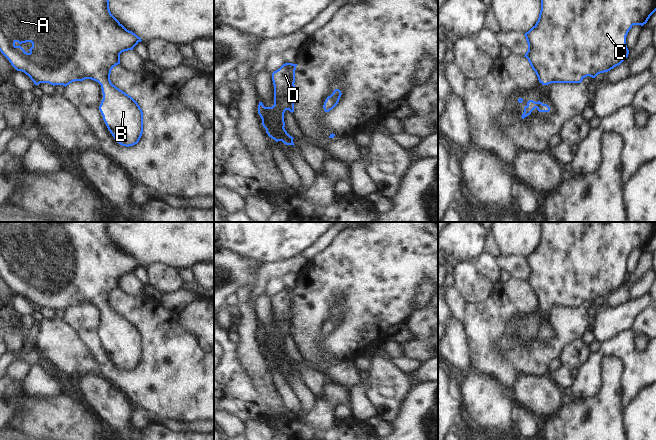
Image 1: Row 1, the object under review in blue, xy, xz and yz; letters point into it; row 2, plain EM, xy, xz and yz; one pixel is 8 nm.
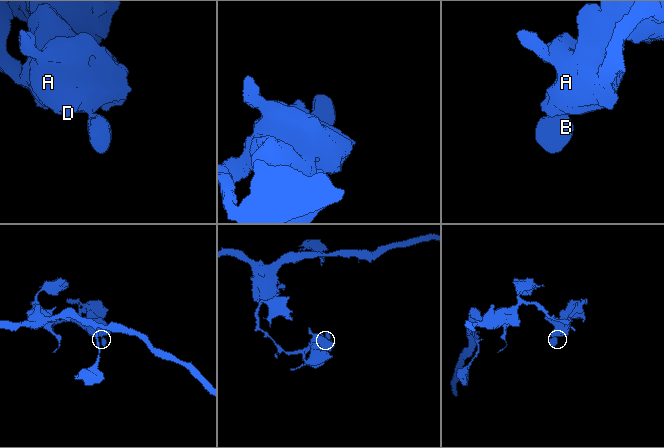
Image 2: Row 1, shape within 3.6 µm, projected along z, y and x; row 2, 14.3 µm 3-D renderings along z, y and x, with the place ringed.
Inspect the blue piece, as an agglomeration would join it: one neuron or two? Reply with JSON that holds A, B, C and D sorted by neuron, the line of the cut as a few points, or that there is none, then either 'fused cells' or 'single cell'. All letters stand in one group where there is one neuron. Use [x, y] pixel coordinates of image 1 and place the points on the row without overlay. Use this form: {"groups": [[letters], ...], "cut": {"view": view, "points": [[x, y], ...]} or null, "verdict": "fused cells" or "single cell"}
{"groups": [["A", "B", "C", "D"]], "cut": null, "verdict": "single cell"}

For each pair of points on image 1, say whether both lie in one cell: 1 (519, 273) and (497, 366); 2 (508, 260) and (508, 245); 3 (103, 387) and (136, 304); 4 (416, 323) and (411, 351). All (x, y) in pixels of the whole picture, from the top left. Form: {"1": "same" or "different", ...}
{"1": "different", "2": "different", "3": "different", "4": "same"}

